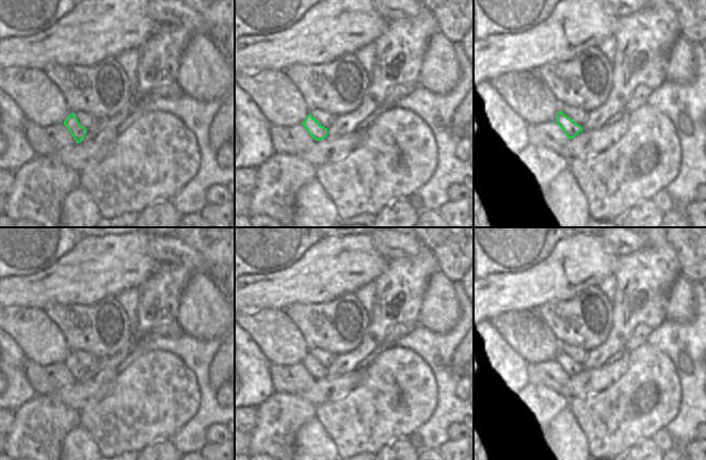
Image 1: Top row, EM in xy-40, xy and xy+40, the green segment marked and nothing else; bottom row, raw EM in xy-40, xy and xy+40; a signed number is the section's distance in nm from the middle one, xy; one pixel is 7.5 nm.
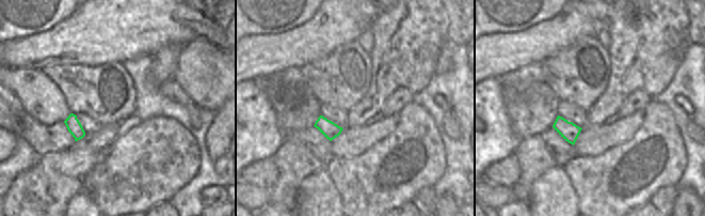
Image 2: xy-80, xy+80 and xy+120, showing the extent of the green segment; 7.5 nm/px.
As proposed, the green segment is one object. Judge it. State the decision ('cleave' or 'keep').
keep

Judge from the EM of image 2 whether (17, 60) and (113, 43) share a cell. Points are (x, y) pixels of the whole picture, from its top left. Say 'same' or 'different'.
same

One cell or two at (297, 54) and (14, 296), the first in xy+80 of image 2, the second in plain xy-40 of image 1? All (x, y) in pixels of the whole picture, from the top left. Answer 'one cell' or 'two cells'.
one cell

